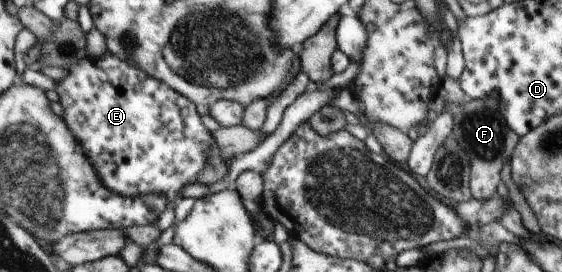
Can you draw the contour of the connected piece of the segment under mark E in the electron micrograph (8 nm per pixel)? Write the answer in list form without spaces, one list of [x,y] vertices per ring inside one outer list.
[[[109,50],[97,59],[86,56],[67,69],[71,73],[59,81],[55,90],[65,109],[65,115],[61,118],[82,144],[102,183],[121,196],[163,193],[168,202],[178,202],[183,185],[197,182],[211,143],[215,143],[212,132],[201,122],[202,116],[197,113],[196,104],[168,84],[145,74],[139,67],[120,60]]]

